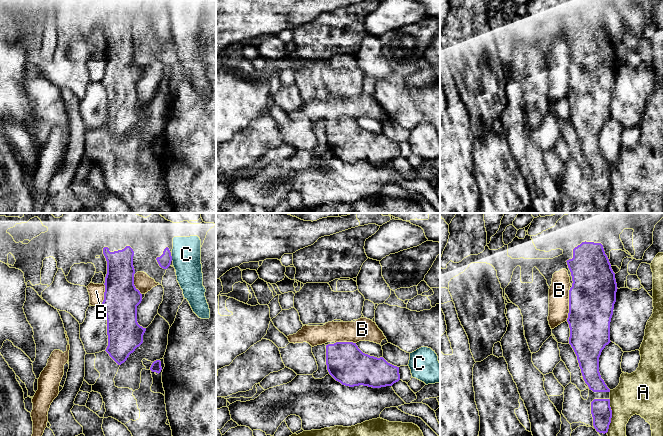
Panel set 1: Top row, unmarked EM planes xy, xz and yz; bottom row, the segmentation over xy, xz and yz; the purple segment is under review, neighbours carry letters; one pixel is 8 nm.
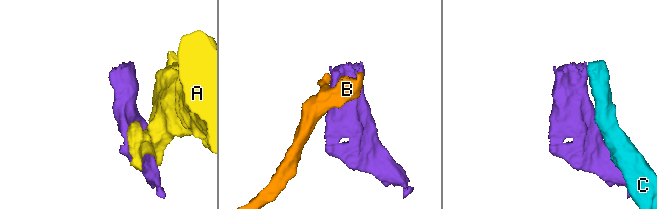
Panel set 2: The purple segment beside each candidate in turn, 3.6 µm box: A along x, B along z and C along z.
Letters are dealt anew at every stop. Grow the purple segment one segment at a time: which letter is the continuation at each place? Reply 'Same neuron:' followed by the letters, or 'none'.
Same neuron: none

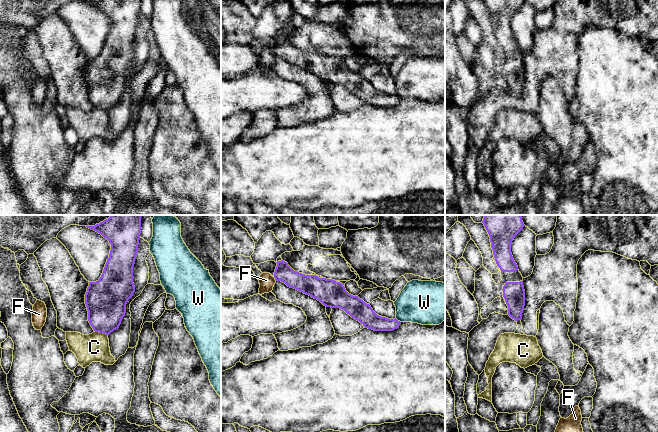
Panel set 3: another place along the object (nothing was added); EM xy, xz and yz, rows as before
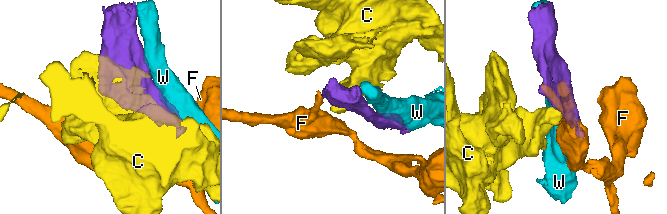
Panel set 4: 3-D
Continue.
Same neuron: none

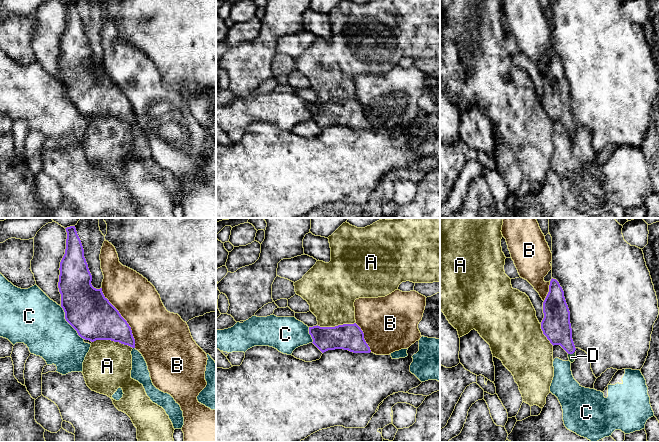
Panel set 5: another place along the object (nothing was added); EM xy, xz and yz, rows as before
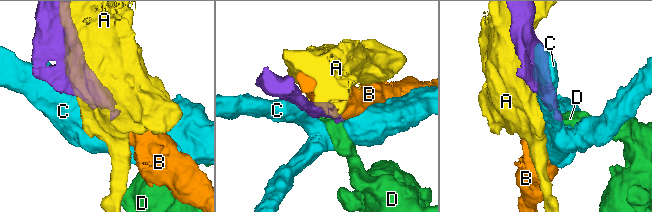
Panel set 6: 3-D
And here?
Same neuron: D

